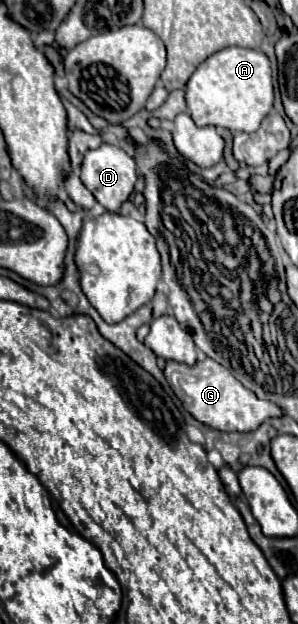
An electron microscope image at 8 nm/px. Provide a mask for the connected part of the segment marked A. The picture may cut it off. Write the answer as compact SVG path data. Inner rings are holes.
M224 48L206 58L186 84L188 114L196 126L222 126L230 132L256 132L264 116L272 110L272 70L270 60L260 50Z

